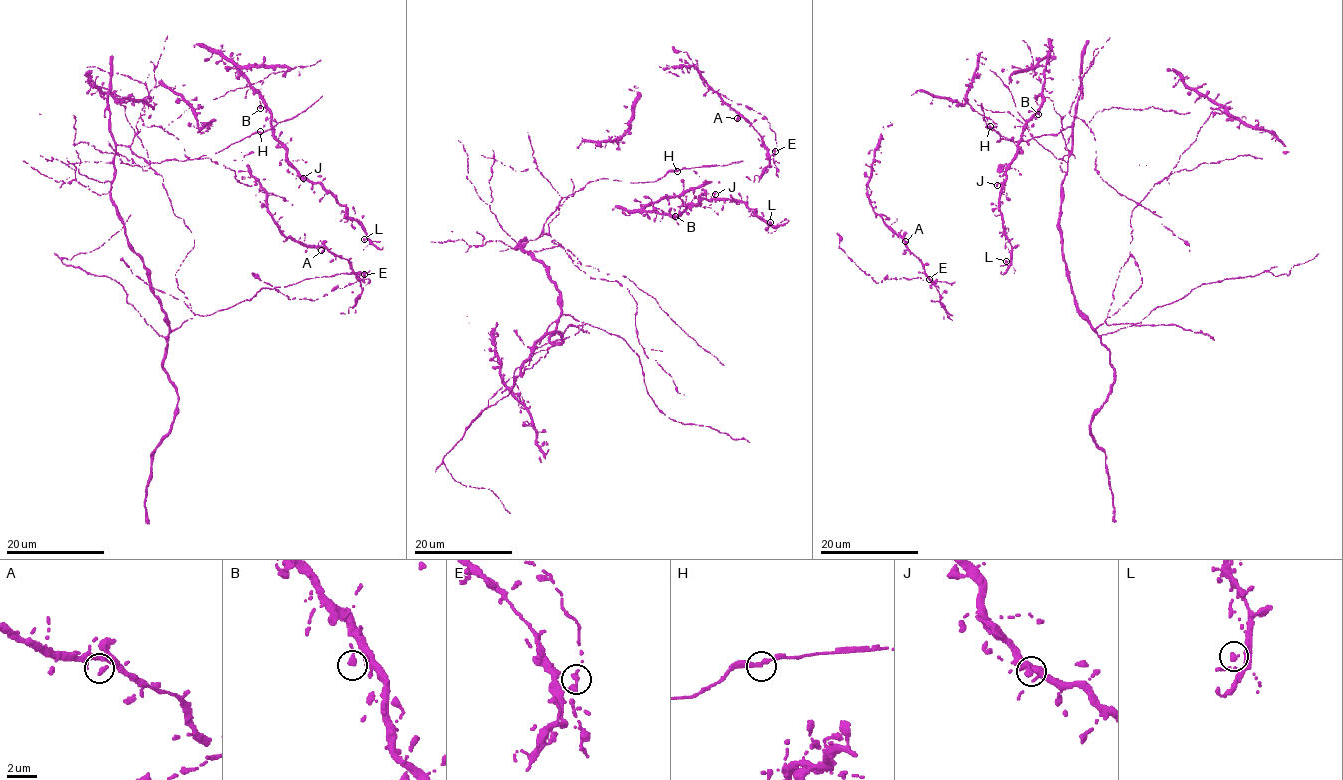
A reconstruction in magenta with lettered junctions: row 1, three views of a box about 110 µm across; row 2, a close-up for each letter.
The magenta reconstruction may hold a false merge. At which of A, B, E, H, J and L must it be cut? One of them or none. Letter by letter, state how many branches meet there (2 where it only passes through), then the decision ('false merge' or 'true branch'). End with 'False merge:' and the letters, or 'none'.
A: 1 | true branch
B: 1 | true branch
E: 1 | false merge
H: 2 | true branch
J: 1 | true branch
L: 1 | true branch
False merge: E

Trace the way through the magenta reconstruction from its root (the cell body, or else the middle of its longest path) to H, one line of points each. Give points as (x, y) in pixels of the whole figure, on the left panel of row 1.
H: (132, 153), (150, 164), (173, 159), (184, 161), (215, 154), (260, 131)

